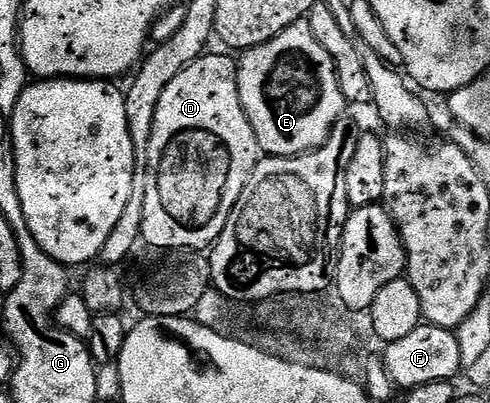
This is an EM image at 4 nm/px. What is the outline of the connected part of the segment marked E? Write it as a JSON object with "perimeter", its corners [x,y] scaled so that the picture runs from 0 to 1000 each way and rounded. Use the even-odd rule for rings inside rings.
{"perimeter":[[[629,52],[598,57],[553,102],[498,129],[484,161],[484,208],[492,258],[524,342],[524,362],[549,390],[624,385],[645,365],[657,365],[680,313],[706,283],[708,258],[692,221],[684,161],[676,141],[667,141],[667,122],[643,102],[643,82],[635,82]]]}

